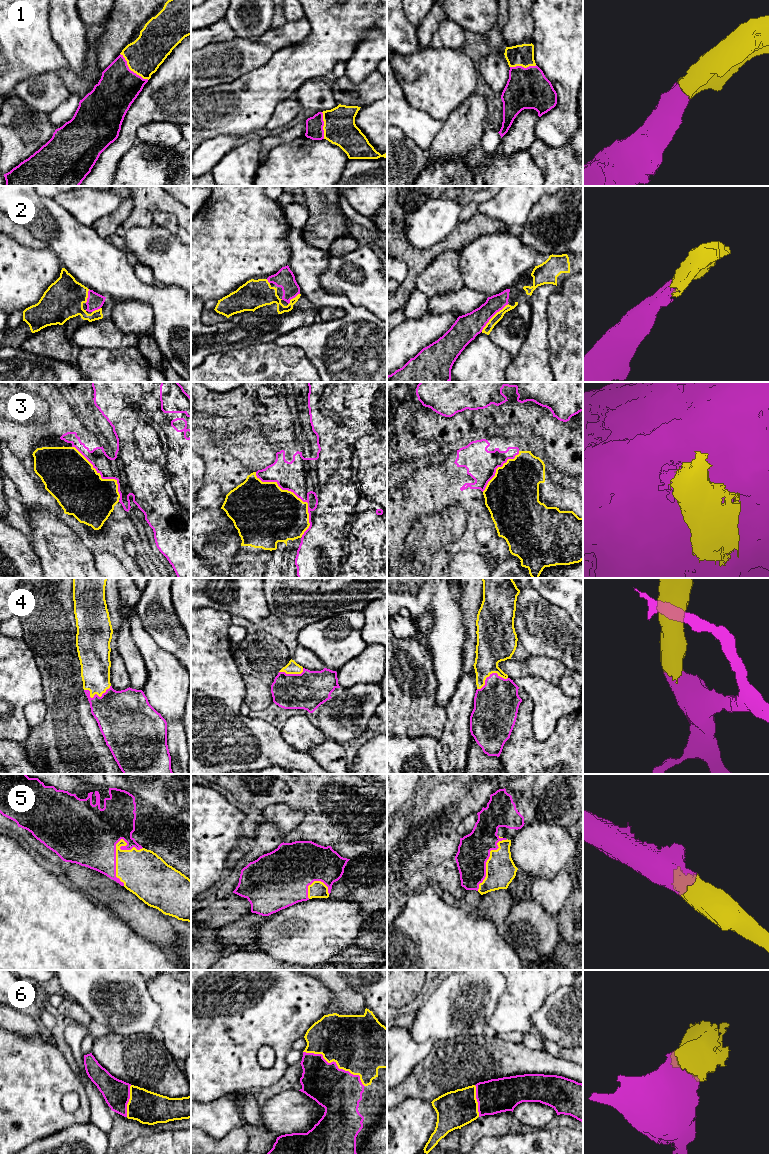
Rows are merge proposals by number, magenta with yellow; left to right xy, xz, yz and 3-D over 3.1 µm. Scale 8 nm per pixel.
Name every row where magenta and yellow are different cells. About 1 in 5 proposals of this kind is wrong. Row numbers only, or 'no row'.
3

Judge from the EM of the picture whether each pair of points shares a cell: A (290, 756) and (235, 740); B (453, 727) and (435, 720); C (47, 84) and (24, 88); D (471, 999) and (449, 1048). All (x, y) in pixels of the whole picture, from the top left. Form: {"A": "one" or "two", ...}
{"A": "one", "B": "two", "C": "one", "D": "two"}

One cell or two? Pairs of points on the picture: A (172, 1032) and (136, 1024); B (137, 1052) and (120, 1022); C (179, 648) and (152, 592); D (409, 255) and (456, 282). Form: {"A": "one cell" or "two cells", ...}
{"A": "two cells", "B": "two cells", "C": "one cell", "D": "two cells"}

